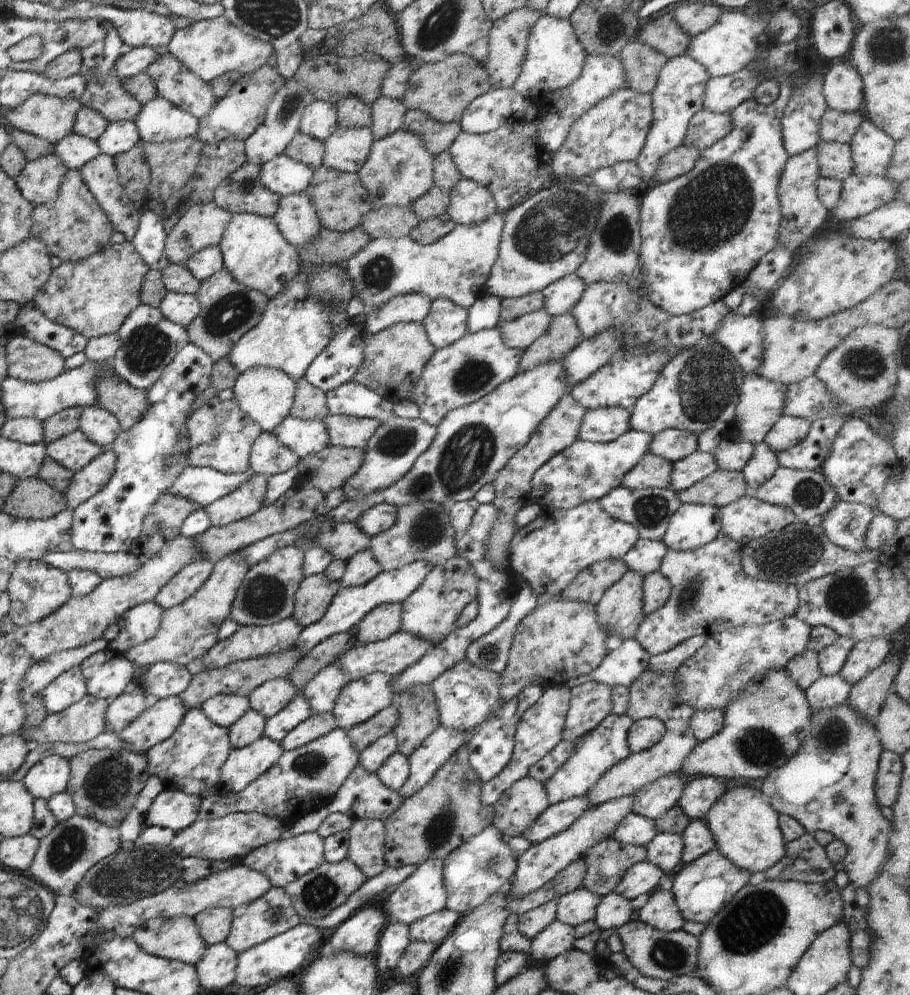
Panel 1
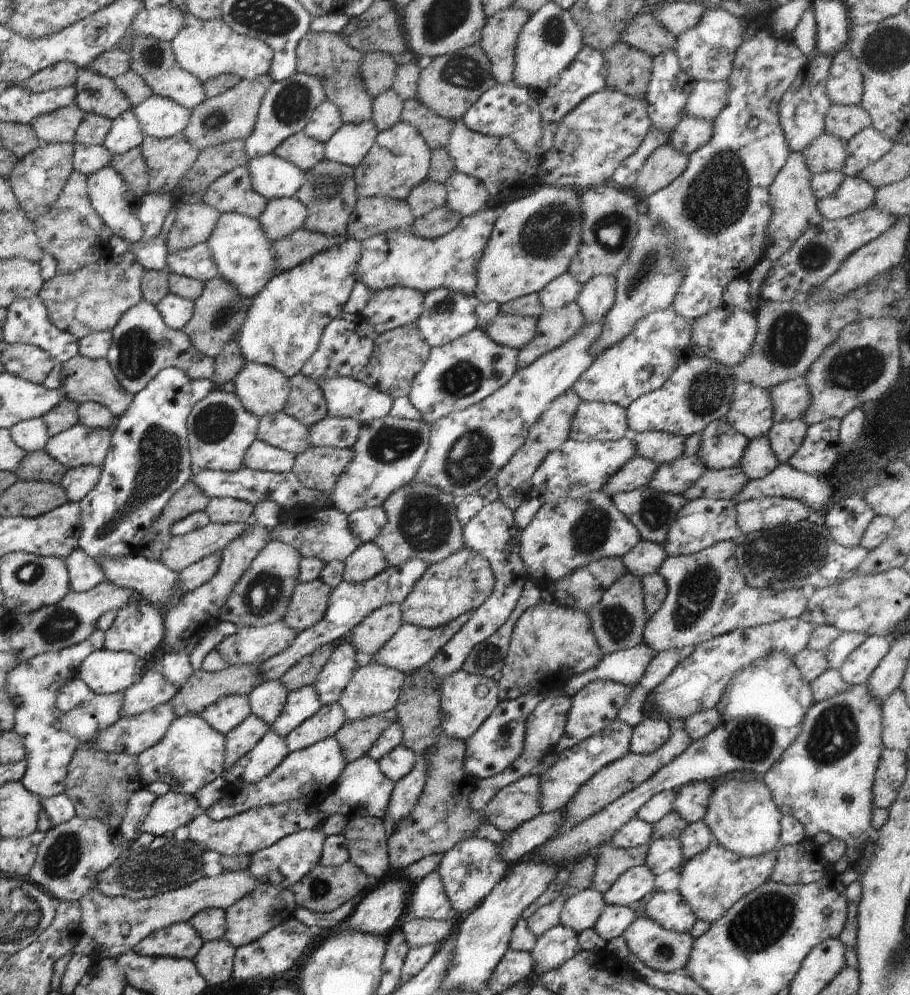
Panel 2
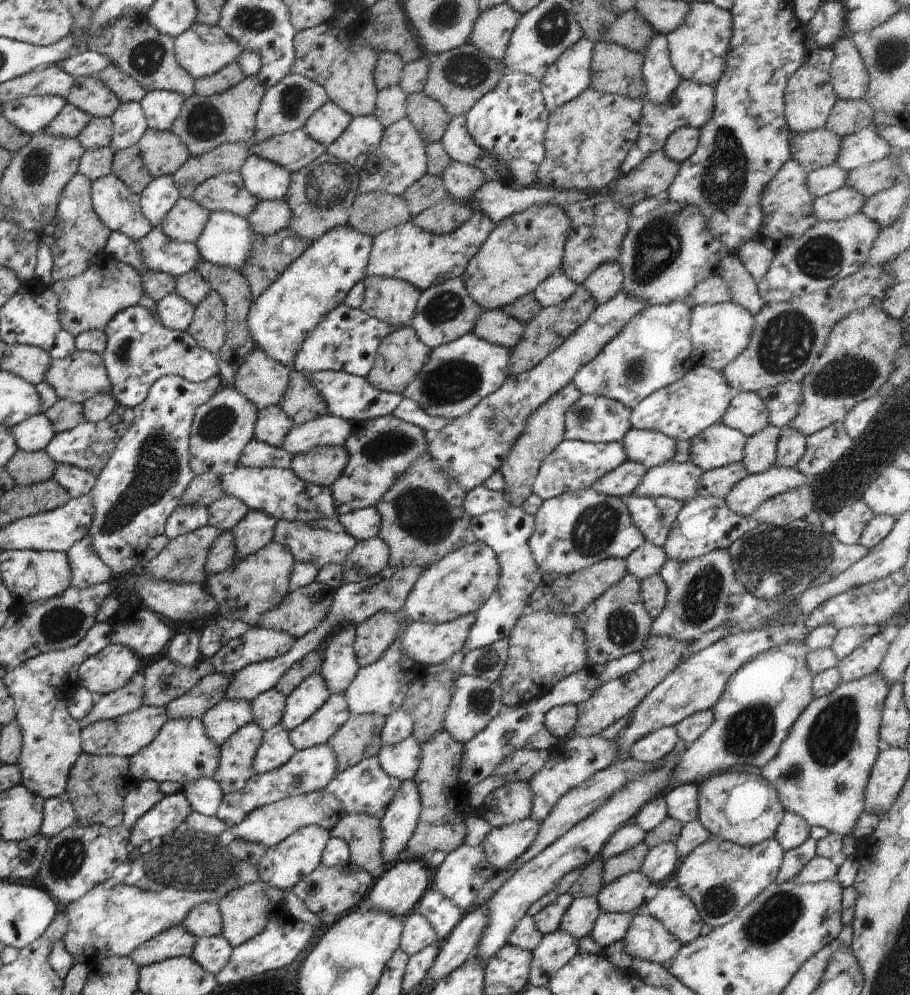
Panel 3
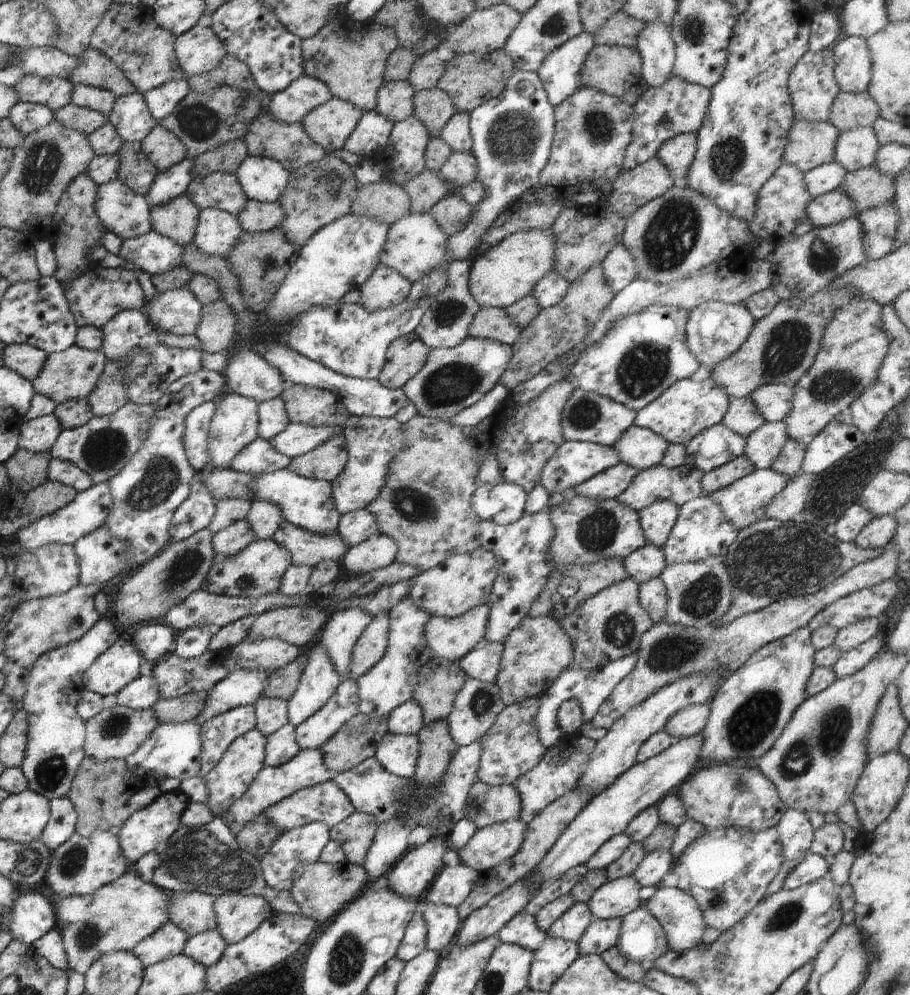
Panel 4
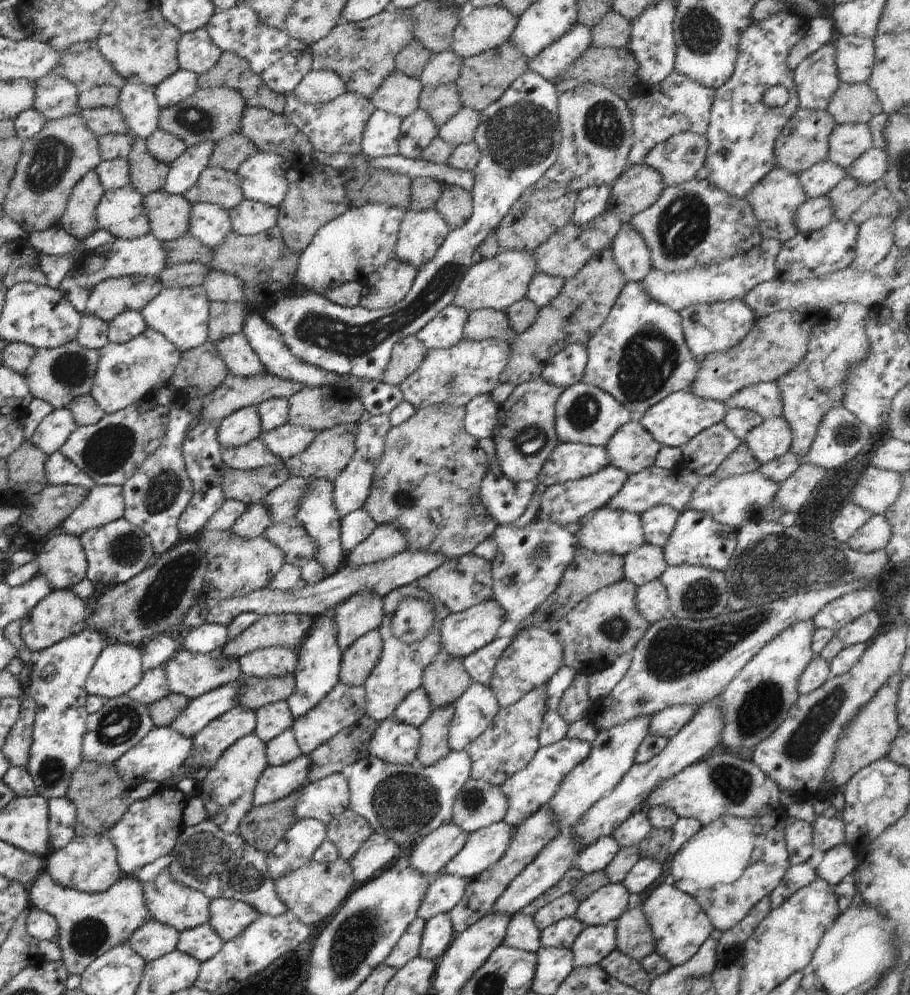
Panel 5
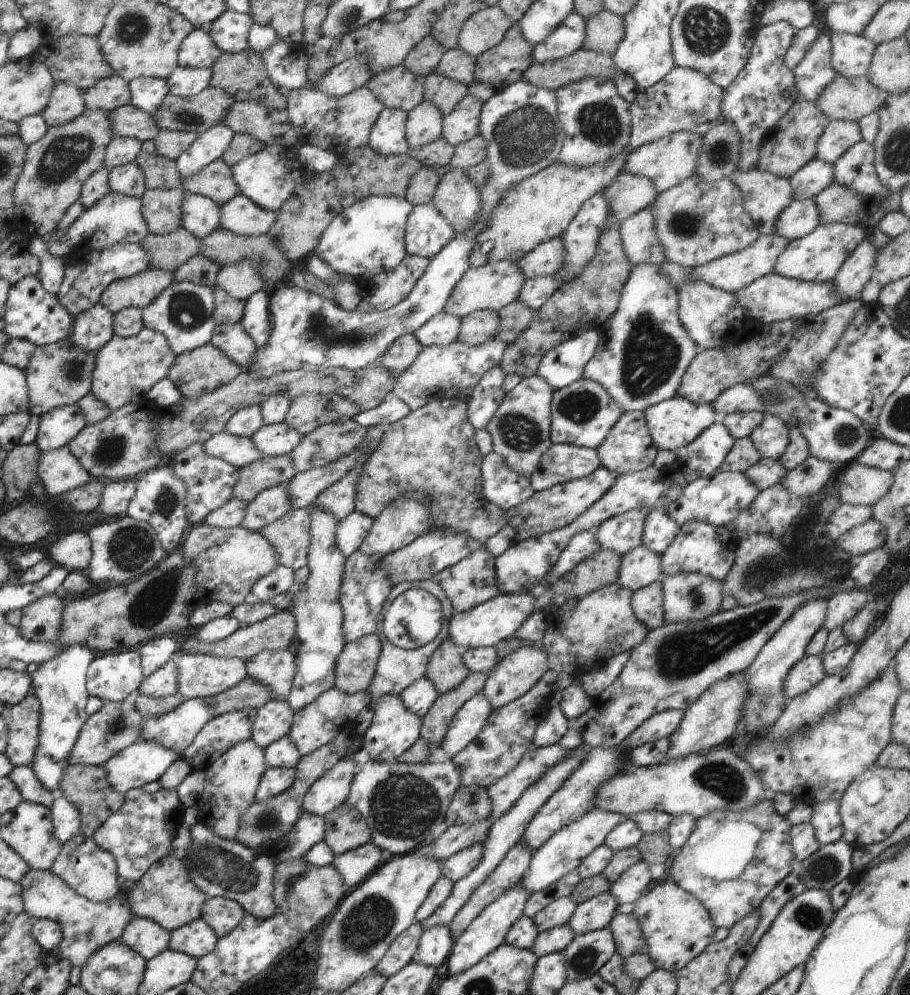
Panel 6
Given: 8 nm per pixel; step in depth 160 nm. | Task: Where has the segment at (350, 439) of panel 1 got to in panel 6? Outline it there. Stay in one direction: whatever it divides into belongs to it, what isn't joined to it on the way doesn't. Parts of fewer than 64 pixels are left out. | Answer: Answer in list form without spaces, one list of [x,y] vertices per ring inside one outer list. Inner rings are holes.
[[[286,423],[262,425],[252,436],[252,442],[256,450],[263,457],[275,457],[289,455],[301,441],[301,435],[296,429]]]

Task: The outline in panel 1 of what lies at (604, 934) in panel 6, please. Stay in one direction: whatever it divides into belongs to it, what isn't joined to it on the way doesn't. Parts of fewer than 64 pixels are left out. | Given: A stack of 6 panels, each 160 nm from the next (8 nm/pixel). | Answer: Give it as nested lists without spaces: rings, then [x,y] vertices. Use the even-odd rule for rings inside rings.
[[[612,892],[601,898],[594,921],[602,930],[618,929],[635,917],[631,900]]]

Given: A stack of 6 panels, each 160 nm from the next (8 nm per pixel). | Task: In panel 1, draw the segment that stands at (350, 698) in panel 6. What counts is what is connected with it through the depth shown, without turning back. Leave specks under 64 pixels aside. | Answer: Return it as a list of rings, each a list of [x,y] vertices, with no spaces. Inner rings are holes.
[[[332,712],[320,715],[312,715],[305,722],[296,726],[281,741],[283,751],[292,751],[328,735],[335,729],[339,729],[336,718]]]

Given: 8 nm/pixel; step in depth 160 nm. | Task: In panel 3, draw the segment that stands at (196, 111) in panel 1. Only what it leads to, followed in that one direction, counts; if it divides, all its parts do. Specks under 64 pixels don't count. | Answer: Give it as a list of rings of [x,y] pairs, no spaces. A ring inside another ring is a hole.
[[[128,15],[114,20],[106,30],[102,30],[102,34],[90,36],[86,49],[108,56],[120,71],[132,76],[146,91],[178,92],[182,98],[188,99],[196,94],[195,79],[176,62],[174,40],[157,32],[145,17]]]

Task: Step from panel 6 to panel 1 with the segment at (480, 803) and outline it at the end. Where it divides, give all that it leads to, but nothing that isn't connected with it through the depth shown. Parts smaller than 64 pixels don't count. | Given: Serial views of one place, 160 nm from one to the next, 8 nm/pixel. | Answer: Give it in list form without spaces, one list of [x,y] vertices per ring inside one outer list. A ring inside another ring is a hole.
[[[525,777],[512,784],[493,806],[493,826],[506,838],[520,837],[549,806],[544,784]]]

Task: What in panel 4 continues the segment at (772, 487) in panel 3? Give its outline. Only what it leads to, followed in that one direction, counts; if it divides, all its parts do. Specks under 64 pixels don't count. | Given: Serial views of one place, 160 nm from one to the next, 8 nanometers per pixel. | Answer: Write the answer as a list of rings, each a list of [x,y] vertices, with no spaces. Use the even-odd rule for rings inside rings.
[[[772,468],[755,469],[754,472],[740,478],[740,480],[734,482],[731,486],[722,488],[718,492],[712,492],[708,496],[722,508],[724,517],[728,518],[738,528],[738,531],[740,531],[764,519],[766,508],[770,505],[774,496],[777,496],[788,486],[790,479],[790,477],[784,476],[784,474],[775,472]]]

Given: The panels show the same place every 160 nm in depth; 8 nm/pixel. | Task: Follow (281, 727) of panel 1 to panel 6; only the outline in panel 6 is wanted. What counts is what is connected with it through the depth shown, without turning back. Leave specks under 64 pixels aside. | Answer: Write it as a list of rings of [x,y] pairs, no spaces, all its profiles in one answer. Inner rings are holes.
[[[310,506],[306,510],[311,516],[311,545],[306,564],[310,574],[307,581],[293,591],[293,599],[286,608],[296,619],[296,632],[291,642],[291,649],[295,653],[296,674],[286,700],[294,713],[335,686],[337,658],[346,643],[342,632],[343,608],[338,599],[347,558],[336,546],[338,521],[335,516],[317,507]]]

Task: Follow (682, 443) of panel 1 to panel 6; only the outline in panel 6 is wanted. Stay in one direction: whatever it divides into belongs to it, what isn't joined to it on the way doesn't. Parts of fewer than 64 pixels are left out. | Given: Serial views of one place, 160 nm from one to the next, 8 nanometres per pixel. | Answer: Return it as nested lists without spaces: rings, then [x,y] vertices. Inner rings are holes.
[[[623,411],[616,424],[608,431],[604,442],[596,449],[601,466],[620,475],[653,466],[658,449],[646,426],[643,411]]]

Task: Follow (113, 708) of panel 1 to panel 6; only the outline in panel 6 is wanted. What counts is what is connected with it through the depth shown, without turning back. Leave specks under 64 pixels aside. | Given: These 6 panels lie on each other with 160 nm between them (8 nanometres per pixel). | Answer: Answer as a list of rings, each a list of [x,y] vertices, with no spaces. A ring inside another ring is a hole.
[[[184,653],[177,663],[178,690],[184,701],[216,696],[247,676],[245,661],[240,659]]]

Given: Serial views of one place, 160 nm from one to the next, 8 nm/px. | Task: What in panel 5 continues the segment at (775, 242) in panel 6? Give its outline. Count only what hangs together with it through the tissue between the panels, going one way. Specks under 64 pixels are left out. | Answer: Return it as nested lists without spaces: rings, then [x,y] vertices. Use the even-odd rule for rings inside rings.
[[[763,239],[763,244],[756,245],[750,252],[745,252],[732,258],[712,263],[707,267],[694,267],[682,272],[664,274],[652,269],[640,282],[644,292],[672,310],[681,311],[693,304],[712,304],[716,301],[743,300],[744,296],[763,282],[777,278],[776,258],[782,248],[782,243],[774,239]]]

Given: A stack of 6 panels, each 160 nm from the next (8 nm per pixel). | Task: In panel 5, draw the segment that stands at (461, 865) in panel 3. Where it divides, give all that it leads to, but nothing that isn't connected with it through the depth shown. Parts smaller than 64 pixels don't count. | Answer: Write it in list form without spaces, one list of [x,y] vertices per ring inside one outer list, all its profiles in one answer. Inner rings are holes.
[[[441,873],[431,879],[426,896],[418,909],[417,916],[430,920],[432,916],[450,912],[463,899],[468,879]]]

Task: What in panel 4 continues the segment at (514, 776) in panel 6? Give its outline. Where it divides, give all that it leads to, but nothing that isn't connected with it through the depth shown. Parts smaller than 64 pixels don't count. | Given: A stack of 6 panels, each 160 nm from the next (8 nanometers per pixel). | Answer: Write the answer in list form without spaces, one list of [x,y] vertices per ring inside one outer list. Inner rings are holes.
[[[581,734],[567,736],[558,745],[548,749],[538,766],[534,766],[530,772],[520,776],[520,779],[513,784],[514,788],[520,792],[520,800],[522,800],[519,820],[530,823],[540,812],[544,811],[544,808],[548,807],[548,804],[558,800],[568,791],[576,789],[578,780],[580,780],[584,767],[592,756],[596,744],[596,741],[589,740]]]

